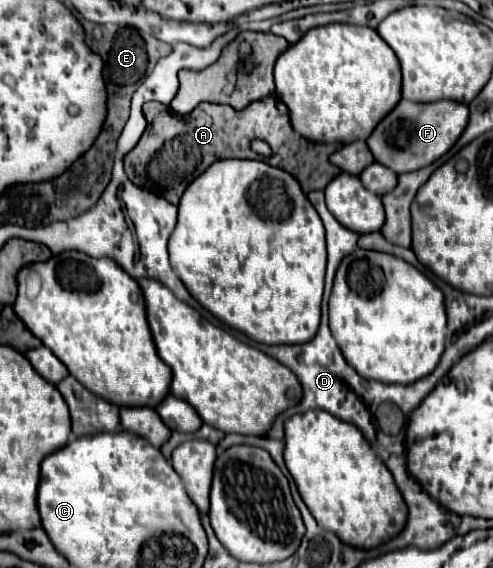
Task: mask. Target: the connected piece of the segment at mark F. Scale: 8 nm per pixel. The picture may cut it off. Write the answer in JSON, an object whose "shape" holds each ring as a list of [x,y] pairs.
{"shape":[[[402,99],[386,119],[368,137],[368,147],[378,163],[392,169],[394,173],[418,171],[438,157],[442,157],[462,135],[468,123],[468,107],[456,101],[436,101],[436,103],[412,103]]]}

